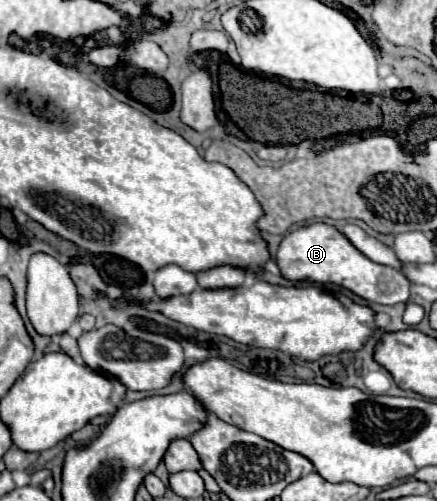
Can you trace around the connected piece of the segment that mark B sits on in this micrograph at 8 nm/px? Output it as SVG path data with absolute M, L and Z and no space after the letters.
M326 223L302 225L288 233L280 243L276 265L290 281L312 279L312 283L336 283L368 301L382 305L396 305L408 301L410 297L410 281L398 269L370 261L346 239L346 235L342 235L342 231Z

